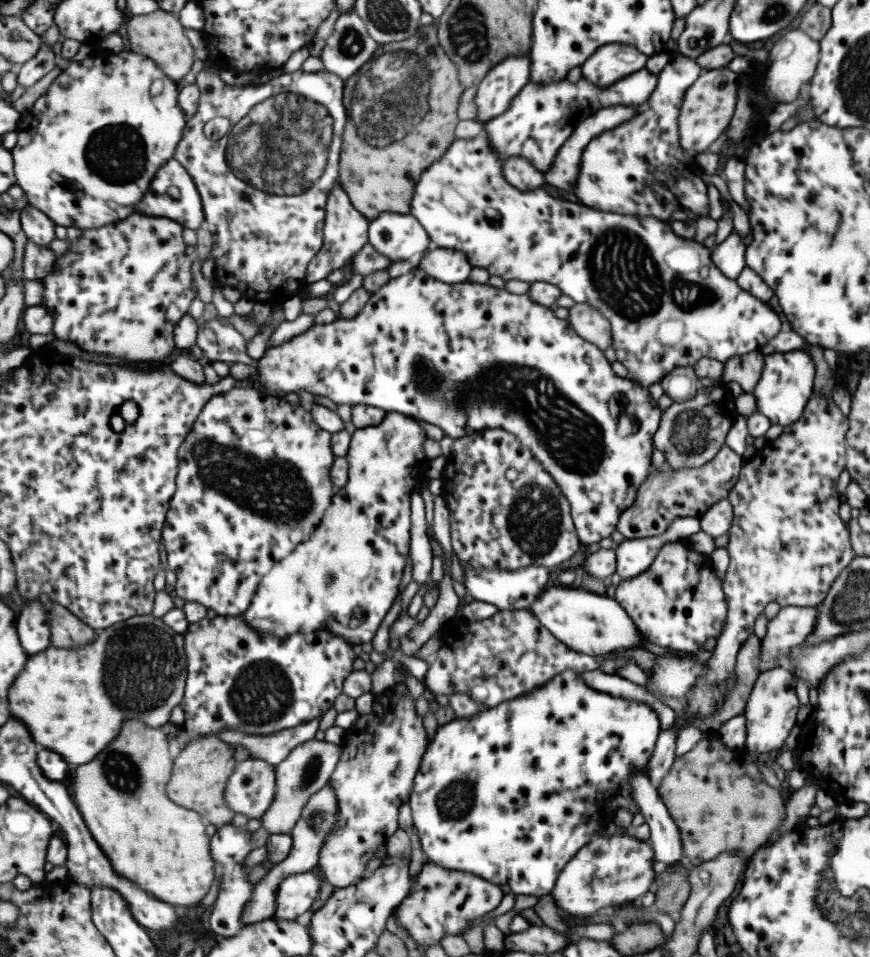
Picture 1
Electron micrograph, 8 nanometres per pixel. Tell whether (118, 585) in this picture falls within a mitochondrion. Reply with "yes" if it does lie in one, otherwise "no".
no

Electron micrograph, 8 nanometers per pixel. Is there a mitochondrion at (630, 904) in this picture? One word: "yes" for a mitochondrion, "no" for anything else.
no

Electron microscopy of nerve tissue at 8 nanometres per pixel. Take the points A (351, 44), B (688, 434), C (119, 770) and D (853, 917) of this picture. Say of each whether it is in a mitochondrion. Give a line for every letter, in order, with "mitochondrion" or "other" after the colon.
A: mitochondrion
B: mitochondrion
C: mitochondrion
D: mitochondrion

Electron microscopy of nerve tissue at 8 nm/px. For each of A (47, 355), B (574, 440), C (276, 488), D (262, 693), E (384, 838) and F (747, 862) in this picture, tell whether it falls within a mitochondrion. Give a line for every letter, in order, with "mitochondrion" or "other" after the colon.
A: other
B: mitochondrion
C: mitochondrion
D: mitochondrion
E: other
F: other

